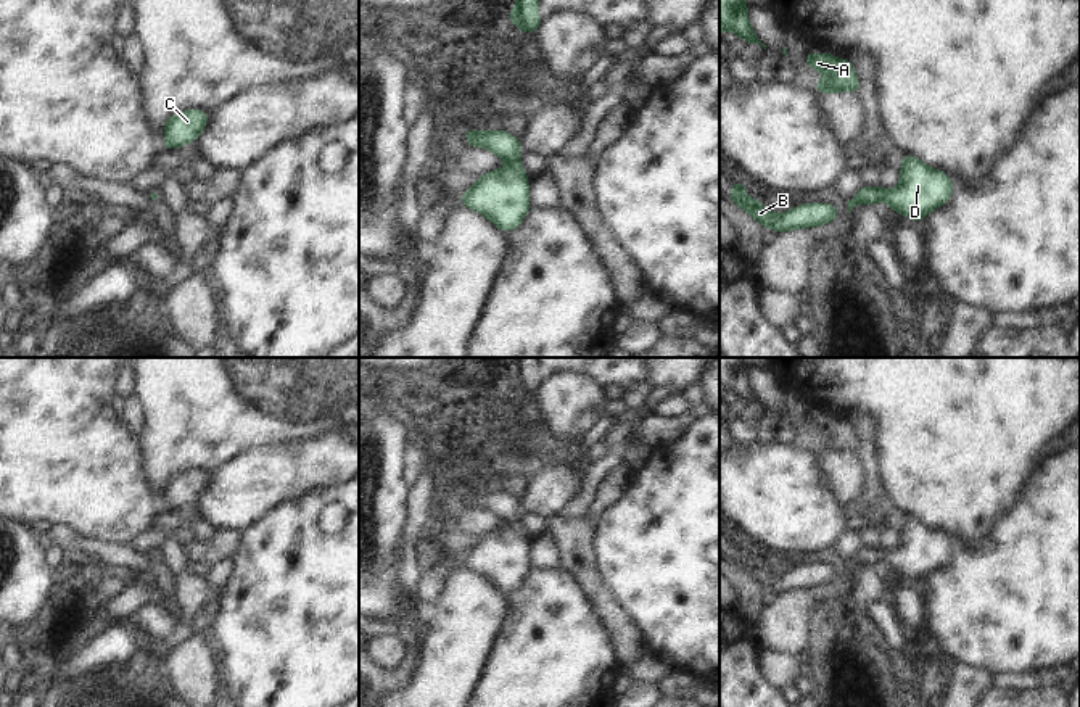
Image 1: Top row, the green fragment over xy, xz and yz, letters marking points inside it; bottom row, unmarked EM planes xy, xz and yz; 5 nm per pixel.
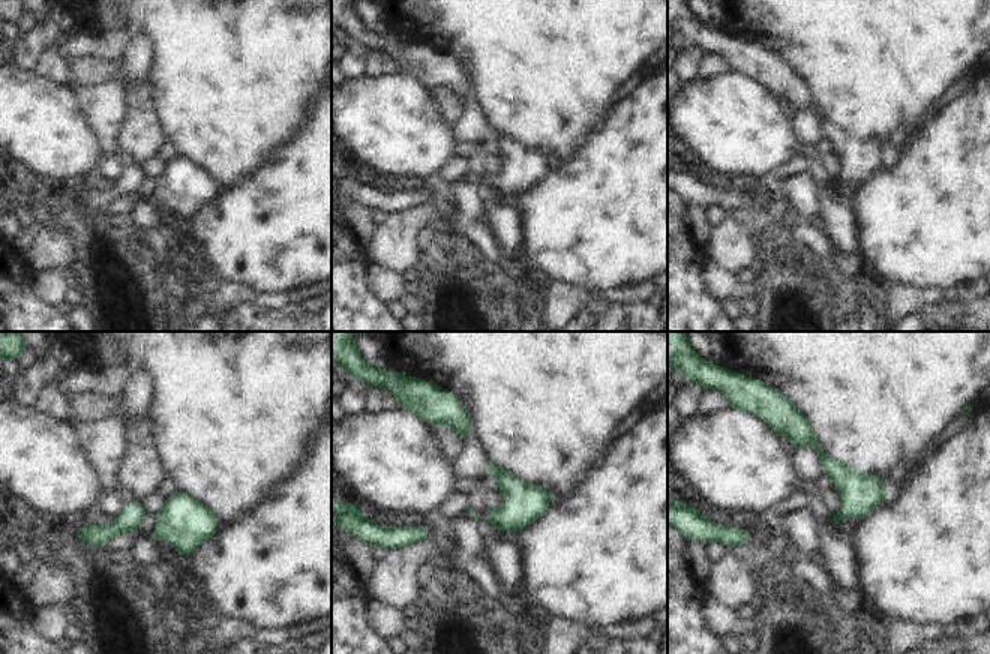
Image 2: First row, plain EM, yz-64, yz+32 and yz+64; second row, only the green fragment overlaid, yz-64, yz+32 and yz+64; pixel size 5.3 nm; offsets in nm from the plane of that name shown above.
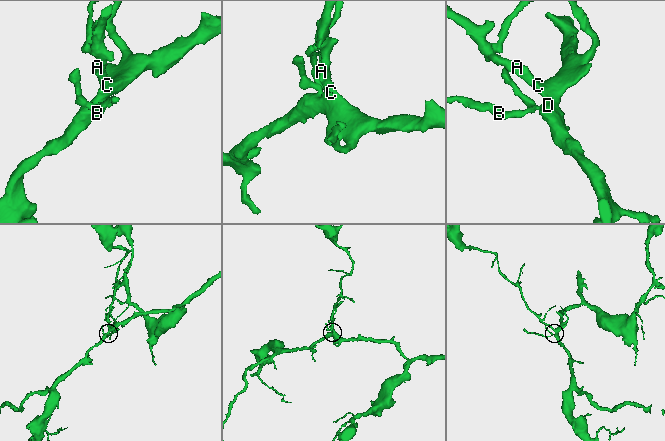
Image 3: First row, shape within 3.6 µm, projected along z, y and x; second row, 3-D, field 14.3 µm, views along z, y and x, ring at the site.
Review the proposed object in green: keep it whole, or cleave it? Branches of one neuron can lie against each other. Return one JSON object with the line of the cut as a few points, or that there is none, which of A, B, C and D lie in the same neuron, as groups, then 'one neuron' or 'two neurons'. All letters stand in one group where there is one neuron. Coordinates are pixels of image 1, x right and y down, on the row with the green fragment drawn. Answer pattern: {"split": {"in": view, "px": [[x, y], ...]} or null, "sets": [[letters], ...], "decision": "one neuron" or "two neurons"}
{"split": null, "sets": [["A", "B", "C", "D"]], "decision": "one neuron"}

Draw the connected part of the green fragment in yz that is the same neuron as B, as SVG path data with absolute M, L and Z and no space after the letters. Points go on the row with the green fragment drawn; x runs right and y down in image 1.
M734 182L731 196L739 208L744 208L765 227L774 229L777 234L829 224L839 219L837 209L829 203L805 203L797 206L785 214L774 214L758 200L752 200L745 195L745 184Z

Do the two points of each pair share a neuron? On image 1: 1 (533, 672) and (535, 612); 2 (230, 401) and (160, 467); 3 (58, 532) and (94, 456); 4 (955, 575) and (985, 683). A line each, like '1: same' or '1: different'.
1: same
2: same
3: different
4: different

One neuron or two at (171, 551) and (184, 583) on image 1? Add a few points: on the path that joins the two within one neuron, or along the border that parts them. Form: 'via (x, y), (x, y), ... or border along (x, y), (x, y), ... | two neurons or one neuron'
via (174, 559), (181, 575) | one neuron

